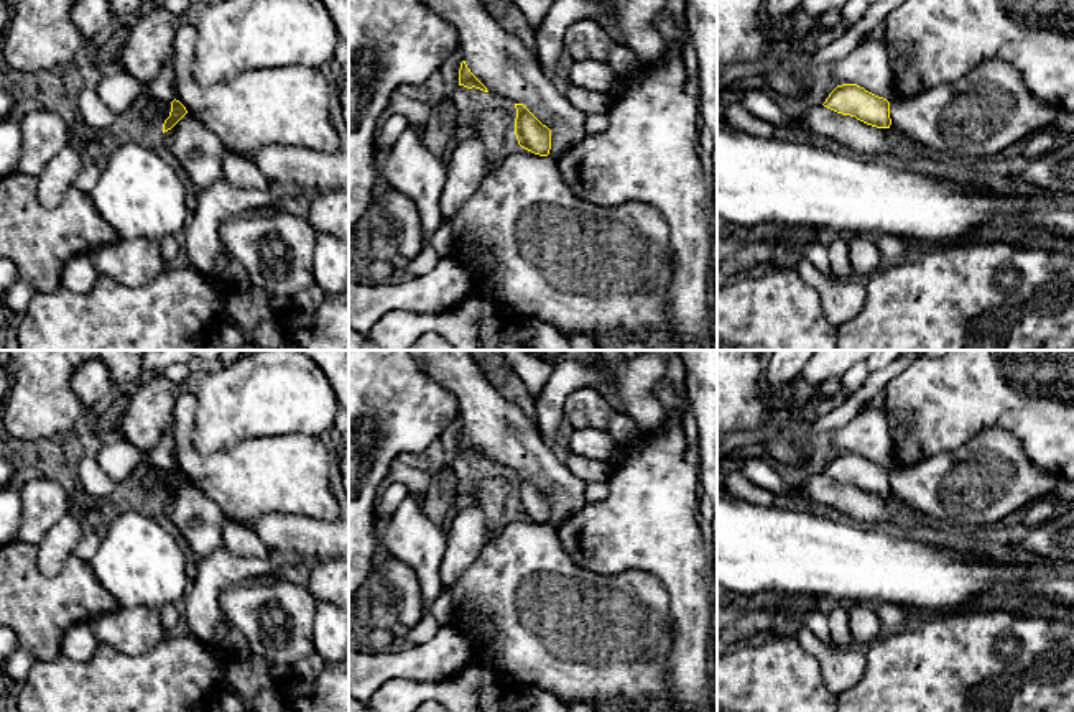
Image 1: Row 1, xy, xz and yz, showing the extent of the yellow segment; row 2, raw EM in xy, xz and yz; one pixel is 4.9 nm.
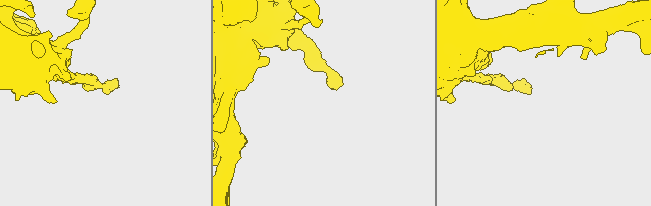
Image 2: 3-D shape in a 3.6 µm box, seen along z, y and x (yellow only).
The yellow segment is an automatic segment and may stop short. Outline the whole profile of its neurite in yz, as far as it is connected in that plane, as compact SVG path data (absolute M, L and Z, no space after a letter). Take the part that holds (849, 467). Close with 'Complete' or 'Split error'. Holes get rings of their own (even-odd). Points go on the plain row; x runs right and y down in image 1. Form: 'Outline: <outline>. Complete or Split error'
Outline: M857 452L837 454L822 474L877 497L890 497L891 493L890 470Z. Complete

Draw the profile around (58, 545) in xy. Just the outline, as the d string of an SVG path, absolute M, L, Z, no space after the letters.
M76 513L61 518L38 544L38 567L44 576L56 576L62 571L66 559L82 538L87 521Z

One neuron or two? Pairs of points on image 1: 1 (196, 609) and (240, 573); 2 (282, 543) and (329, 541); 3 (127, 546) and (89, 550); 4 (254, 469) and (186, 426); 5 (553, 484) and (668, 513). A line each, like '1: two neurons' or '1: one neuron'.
1: one neuron
2: one neuron
3: two neurons
4: one neuron
5: two neurons

